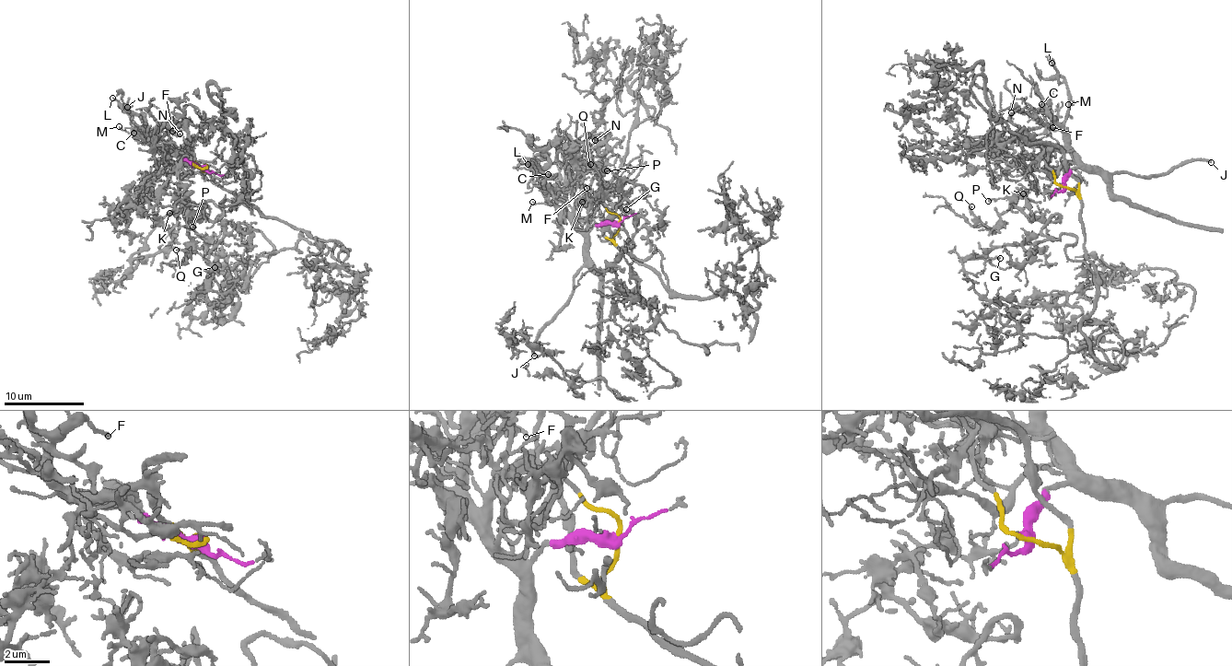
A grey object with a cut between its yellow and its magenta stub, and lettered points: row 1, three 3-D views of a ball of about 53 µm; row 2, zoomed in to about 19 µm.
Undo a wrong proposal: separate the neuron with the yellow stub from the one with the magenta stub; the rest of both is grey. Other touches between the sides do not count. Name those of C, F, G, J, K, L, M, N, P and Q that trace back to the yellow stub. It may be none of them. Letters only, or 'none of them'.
G, K, P, Q

